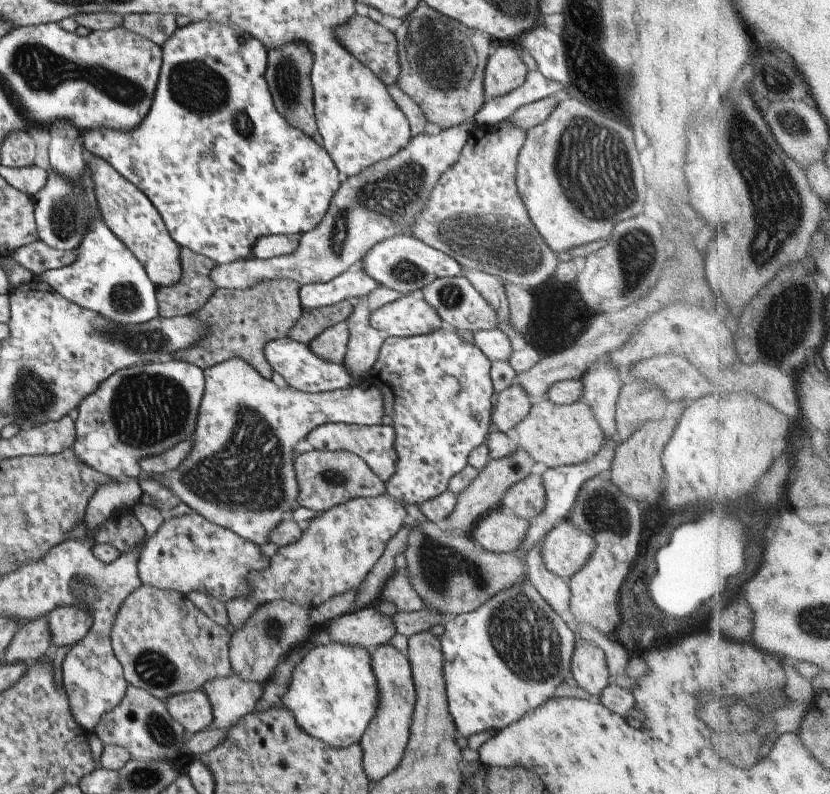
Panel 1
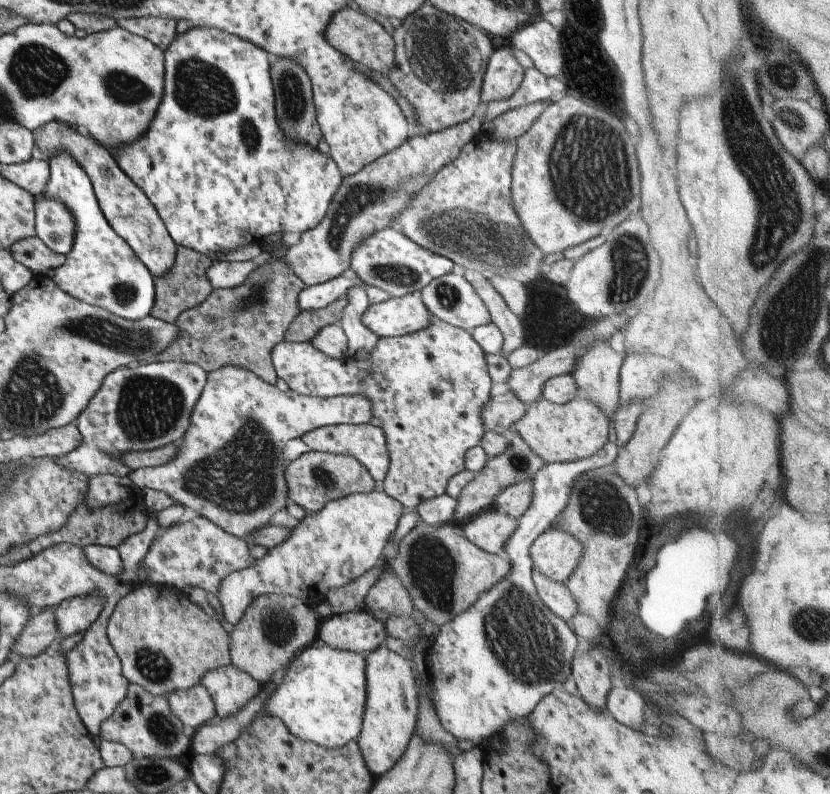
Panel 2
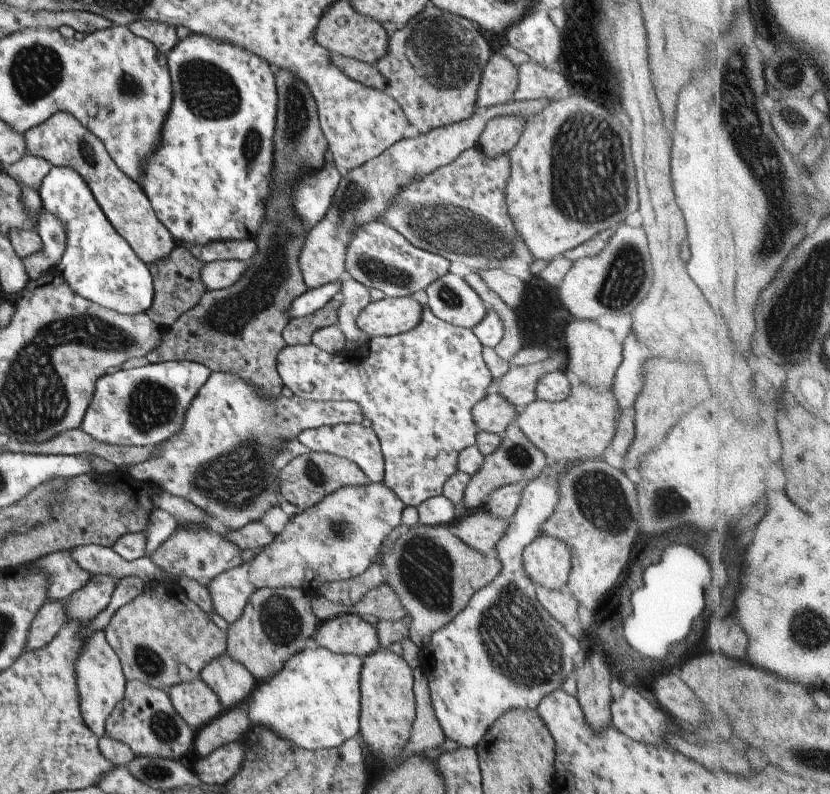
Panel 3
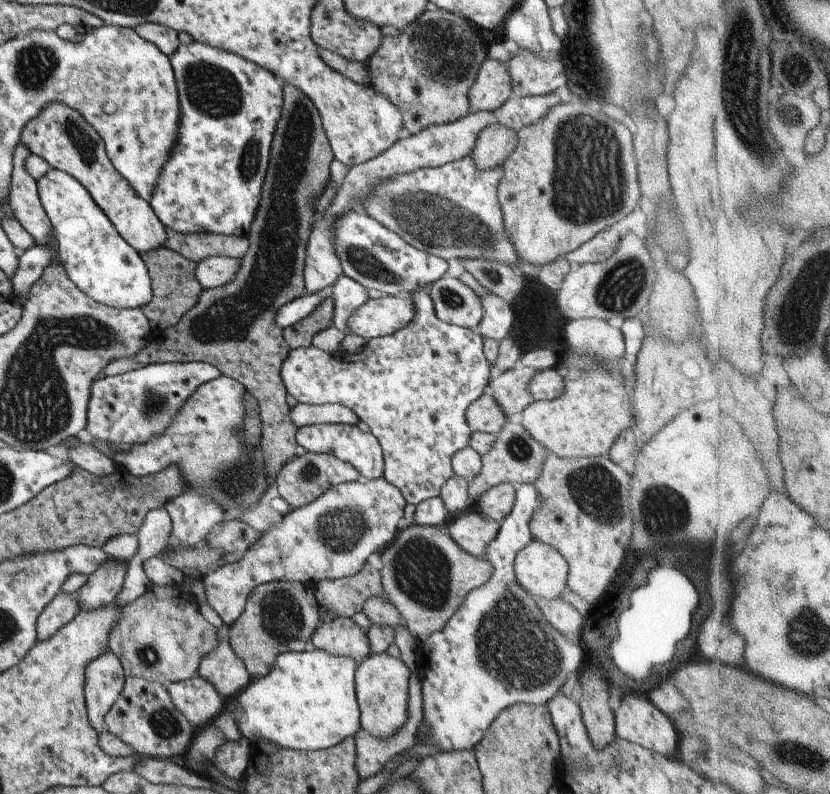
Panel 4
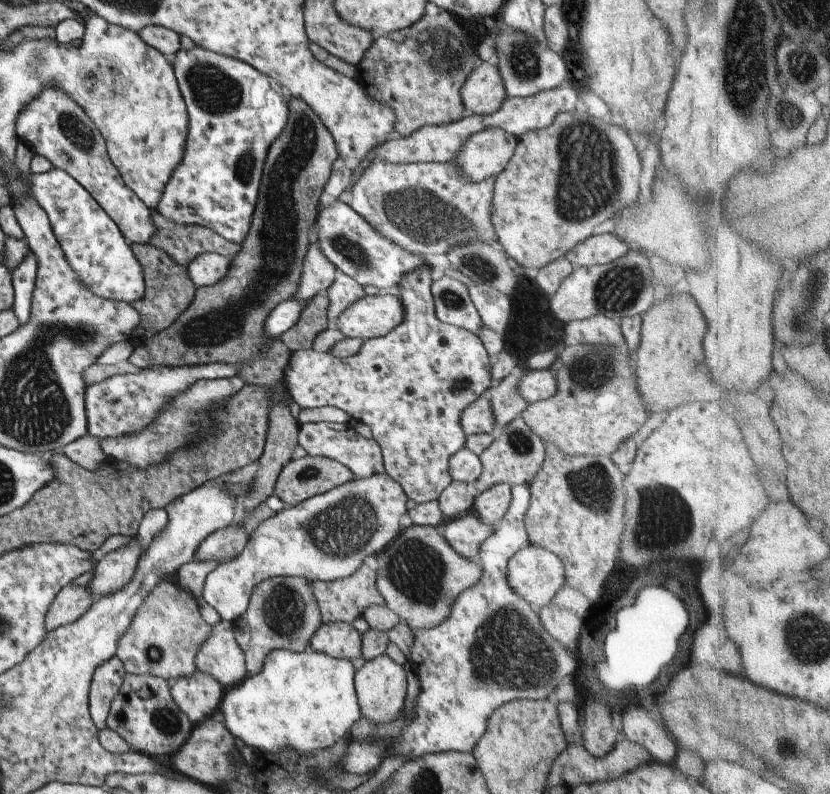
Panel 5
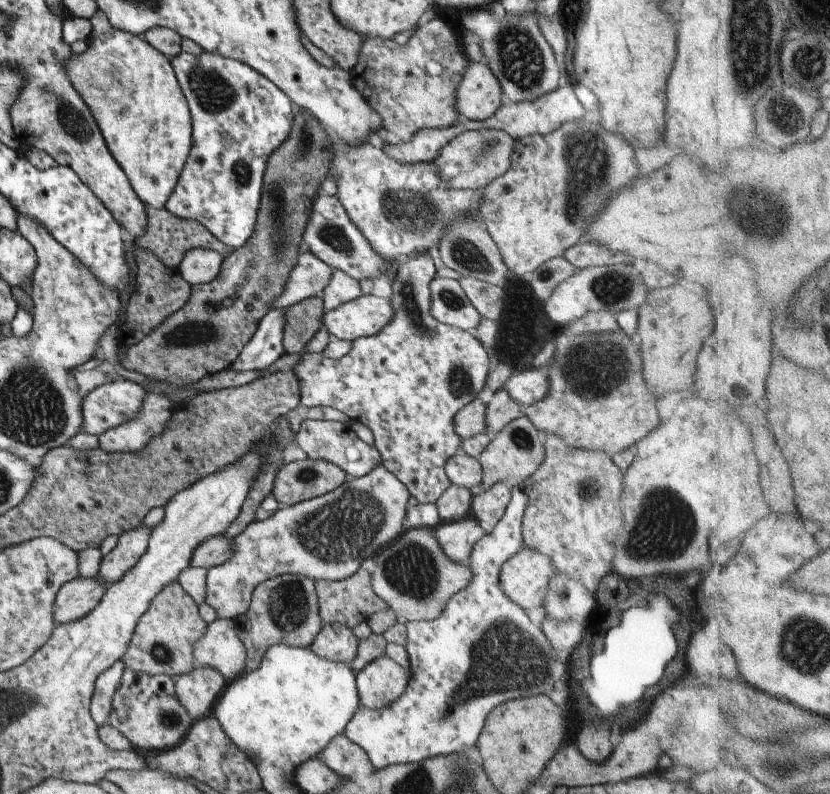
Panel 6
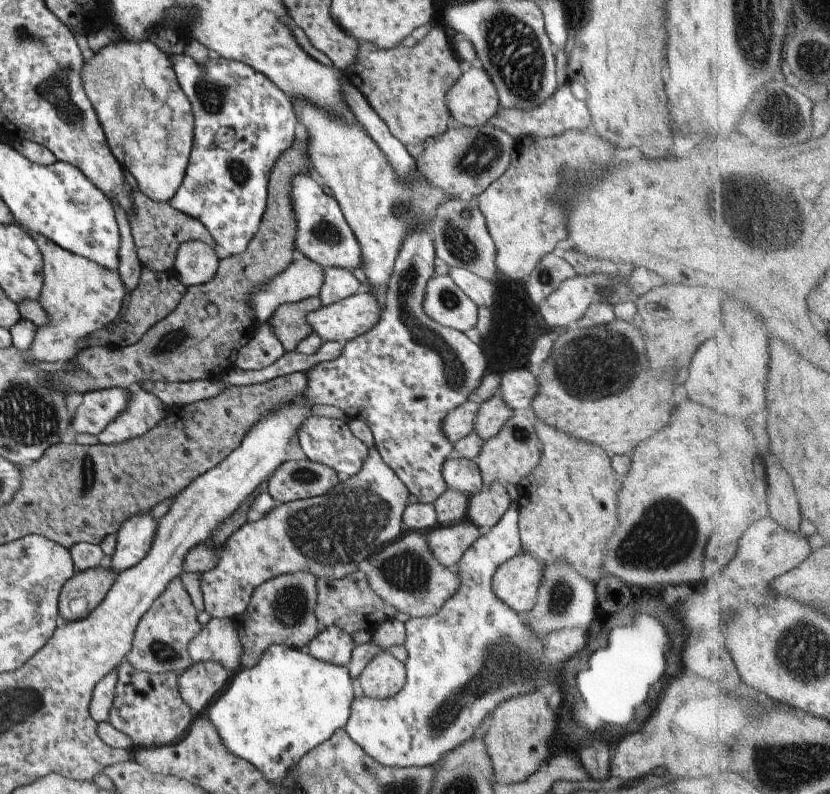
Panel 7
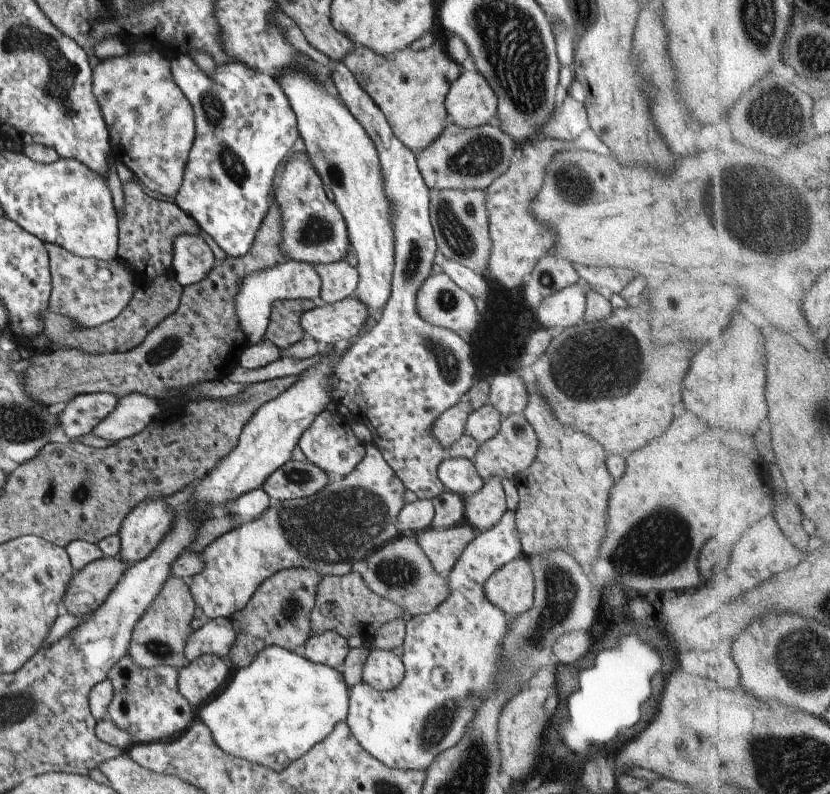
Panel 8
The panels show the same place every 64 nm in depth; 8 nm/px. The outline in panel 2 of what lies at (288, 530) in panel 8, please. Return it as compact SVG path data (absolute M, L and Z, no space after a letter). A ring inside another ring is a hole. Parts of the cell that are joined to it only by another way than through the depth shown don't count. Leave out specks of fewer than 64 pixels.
M377 483L370 493L351 493L325 503L316 513L306 514L303 519L299 519L297 527L289 529L288 537L270 548L262 560L257 560L251 567L232 572L220 582L216 597L222 606L225 620L231 626L235 625L244 610L259 595L294 597L310 607L323 602L327 591L344 587L377 566L382 557L383 544L391 538L397 528L397 520L404 512L405 509L397 500L387 496L380 483Z

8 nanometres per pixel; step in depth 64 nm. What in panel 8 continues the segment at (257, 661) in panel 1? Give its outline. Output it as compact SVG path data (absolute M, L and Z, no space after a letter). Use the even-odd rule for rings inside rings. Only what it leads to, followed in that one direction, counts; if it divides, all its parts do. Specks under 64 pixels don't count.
M283 569L257 586L247 604L230 616L236 632L235 642L227 660L232 669L247 666L261 649L269 645L277 645L294 652L300 650L311 636L313 592L320 578L321 576L311 569Z

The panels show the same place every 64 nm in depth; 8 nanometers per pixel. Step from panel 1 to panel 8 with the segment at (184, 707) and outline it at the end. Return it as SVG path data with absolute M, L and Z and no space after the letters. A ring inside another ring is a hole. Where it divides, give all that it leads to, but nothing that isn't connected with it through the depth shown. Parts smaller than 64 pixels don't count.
M201 655L177 671L177 690L196 711L226 685L232 667L215 655Z

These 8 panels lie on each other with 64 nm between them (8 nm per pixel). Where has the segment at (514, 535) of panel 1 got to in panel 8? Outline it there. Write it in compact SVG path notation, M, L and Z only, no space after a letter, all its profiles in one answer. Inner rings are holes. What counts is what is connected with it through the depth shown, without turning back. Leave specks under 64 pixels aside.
M467 522L448 529L425 529L414 534L415 540L430 560L435 572L446 577L463 549L478 532Z

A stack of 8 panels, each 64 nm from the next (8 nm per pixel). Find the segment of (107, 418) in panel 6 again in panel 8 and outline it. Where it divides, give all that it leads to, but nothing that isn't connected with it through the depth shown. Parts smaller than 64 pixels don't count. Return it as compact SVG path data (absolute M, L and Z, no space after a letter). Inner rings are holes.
M84 393L62 405L59 427L68 437L91 433L115 408L117 398L112 393Z

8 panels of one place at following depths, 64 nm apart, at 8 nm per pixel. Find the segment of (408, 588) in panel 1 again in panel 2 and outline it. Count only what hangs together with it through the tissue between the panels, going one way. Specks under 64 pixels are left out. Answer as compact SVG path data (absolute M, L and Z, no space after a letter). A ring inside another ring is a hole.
M391 570L383 572L371 585L364 596L362 606L356 611L367 611L373 614L377 610L387 612L389 616L410 614L414 604L401 581Z

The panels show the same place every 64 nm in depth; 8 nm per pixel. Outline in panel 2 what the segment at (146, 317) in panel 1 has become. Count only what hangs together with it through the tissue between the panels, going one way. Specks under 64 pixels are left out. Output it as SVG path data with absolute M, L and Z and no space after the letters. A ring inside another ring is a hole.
M191 27L186 32L176 33L162 53L164 91L145 132L130 143L105 145L103 148L114 160L119 170L128 176L131 182L136 183L136 187L140 188L141 192L145 193L174 242L213 260L225 255L228 251L235 251L251 243L259 243L267 235L301 234L319 224L342 178L329 155L321 153L308 144L286 137L281 130L274 111L274 94L270 83L267 53L249 40L240 39L237 35L222 31L217 27ZM61 149L49 157L48 171L49 178L41 196L59 199L73 215L76 231L63 264L49 269L45 275L71 298L105 309L122 319L144 319L154 305L153 278L129 245L107 224L81 165Z

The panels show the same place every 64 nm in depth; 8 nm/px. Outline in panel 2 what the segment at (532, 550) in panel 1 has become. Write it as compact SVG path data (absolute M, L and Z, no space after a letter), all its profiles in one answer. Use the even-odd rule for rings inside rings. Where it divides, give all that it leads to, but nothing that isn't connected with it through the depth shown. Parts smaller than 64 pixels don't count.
M535 567L532 568L530 575L541 602L553 614L562 618L573 631L571 619L569 620L569 618L572 618L576 613L576 604L566 585L543 576L543 573L539 572L539 569Z

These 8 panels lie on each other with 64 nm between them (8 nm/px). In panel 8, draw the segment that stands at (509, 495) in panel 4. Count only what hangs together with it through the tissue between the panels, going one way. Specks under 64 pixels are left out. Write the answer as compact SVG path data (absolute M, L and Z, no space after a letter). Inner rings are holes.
M497 477L488 479L473 494L463 498L464 520L475 531L491 528L507 510L501 481Z

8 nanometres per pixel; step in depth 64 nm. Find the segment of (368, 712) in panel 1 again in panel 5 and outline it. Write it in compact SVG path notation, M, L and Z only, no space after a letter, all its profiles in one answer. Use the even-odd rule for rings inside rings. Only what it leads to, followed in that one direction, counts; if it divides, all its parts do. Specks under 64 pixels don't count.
M308 648L301 651L290 651L287 649L273 649L265 657L262 662L263 666L259 673L253 676L245 676L243 682L235 684L228 688L222 695L220 700L219 710L216 716L220 718L226 729L239 740L240 746L245 744L247 750L256 751L257 753L263 752L263 754L269 755L282 751L283 749L293 749L297 753L314 753L315 751L322 751L324 748L330 747L333 743L336 743L339 739L347 735L350 728L355 725L360 720L360 710L358 707L358 702L356 699L356 694L354 691L354 672L357 664L347 660L333 658L332 656L323 654L322 652L317 652L310 650Z

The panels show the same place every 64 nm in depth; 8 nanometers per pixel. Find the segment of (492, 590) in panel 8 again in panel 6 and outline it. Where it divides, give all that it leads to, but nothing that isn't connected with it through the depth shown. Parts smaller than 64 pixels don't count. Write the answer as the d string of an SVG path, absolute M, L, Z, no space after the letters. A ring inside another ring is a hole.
M522 548L501 564L497 580L507 600L523 610L529 610L545 600L547 584L555 571L549 556Z

